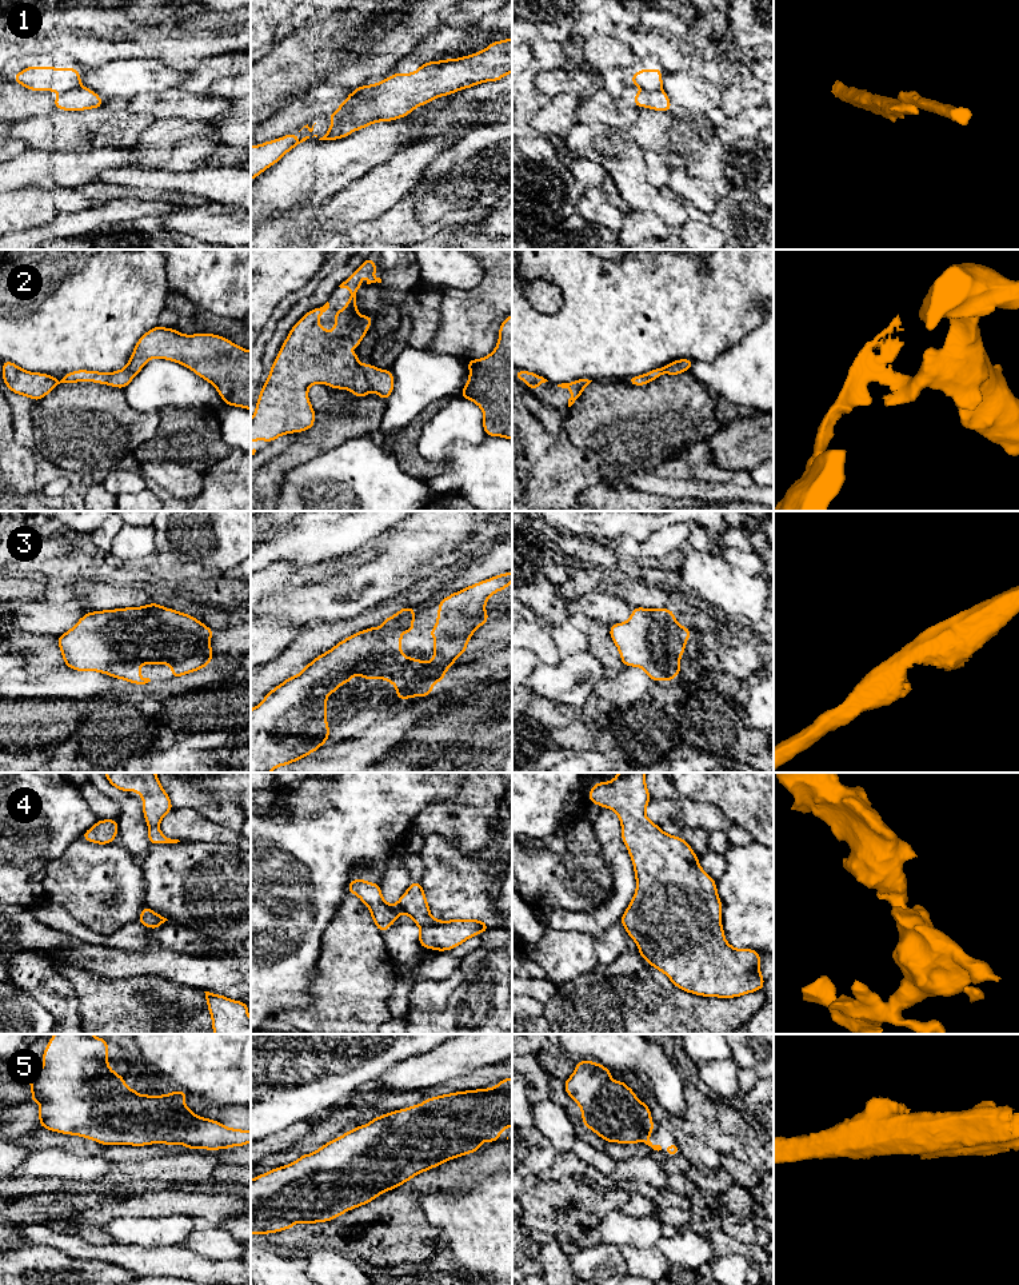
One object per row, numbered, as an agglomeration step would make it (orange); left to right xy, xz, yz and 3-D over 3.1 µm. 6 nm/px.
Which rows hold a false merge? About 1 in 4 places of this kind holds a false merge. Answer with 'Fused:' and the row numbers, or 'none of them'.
Fused: 1, 2, 5

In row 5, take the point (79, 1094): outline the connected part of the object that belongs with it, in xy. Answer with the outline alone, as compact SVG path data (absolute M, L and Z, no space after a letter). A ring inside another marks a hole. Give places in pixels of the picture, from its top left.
M53 1034L43 1053L43 1067L28 1076L29 1101L40 1104L39 1126L51 1132L80 1136L101 1145L144 1146L159 1144L159 1117L197 1118L184 1100L185 1092L140 1096L108 1066L108 1039L93 1034Z

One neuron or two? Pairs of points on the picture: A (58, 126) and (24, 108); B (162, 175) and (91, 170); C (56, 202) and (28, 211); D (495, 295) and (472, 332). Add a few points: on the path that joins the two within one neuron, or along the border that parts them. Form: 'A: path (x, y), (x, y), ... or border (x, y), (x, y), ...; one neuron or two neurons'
A: border (51, 110), (43, 115), (30, 116), (15, 123); two neurons
B: border (128, 164), (107, 168), (94, 180); two neurons
C: path (50, 203), (35, 206); one neuron
D: path (487, 304), (472, 319), (472, 323); one neuron

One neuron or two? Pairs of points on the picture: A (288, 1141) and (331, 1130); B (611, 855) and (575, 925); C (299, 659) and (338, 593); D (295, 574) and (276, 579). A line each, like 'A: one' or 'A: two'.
A: two
B: one
C: two
D: one

